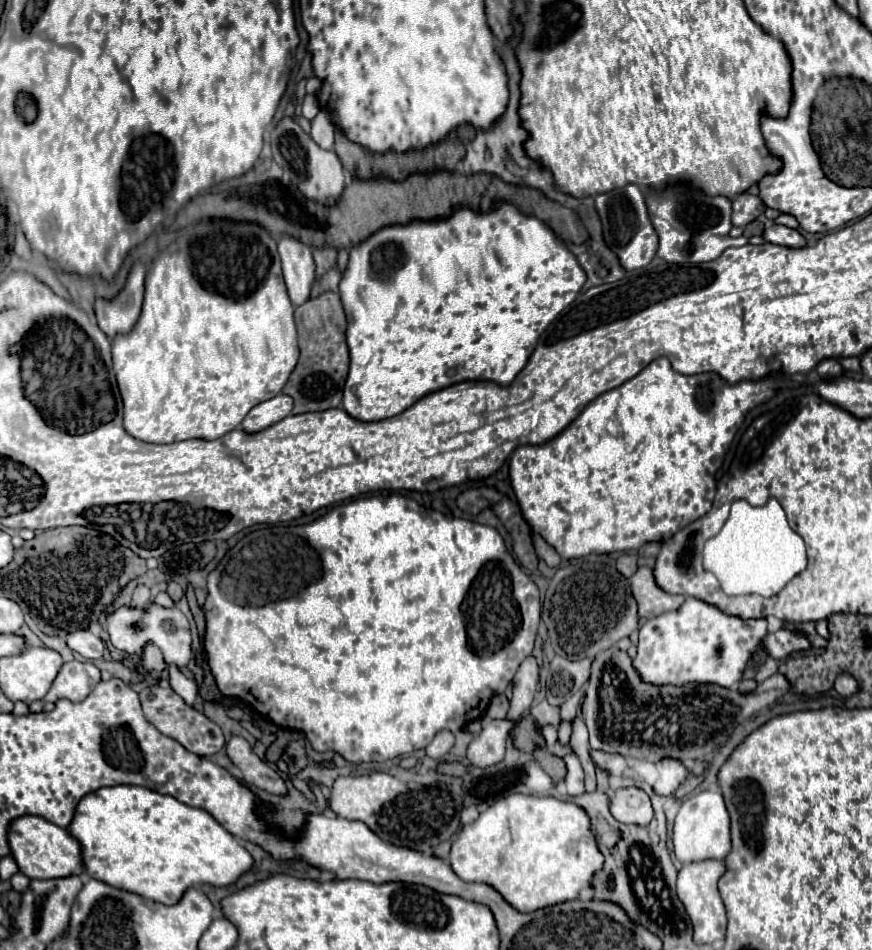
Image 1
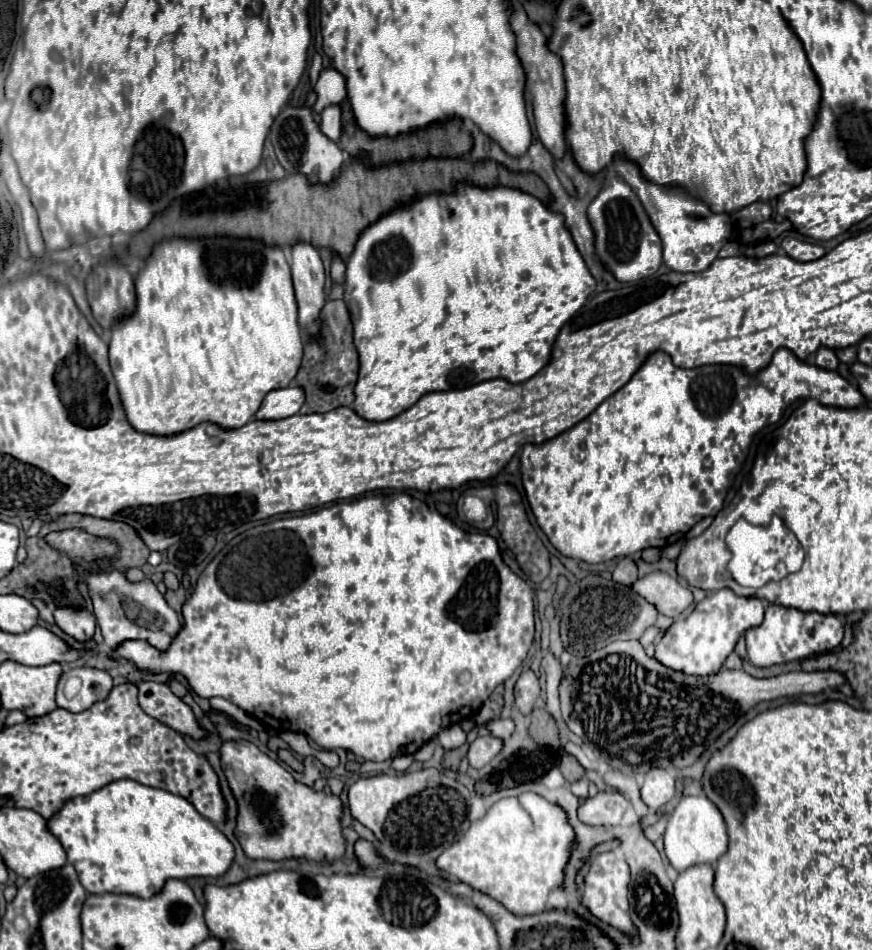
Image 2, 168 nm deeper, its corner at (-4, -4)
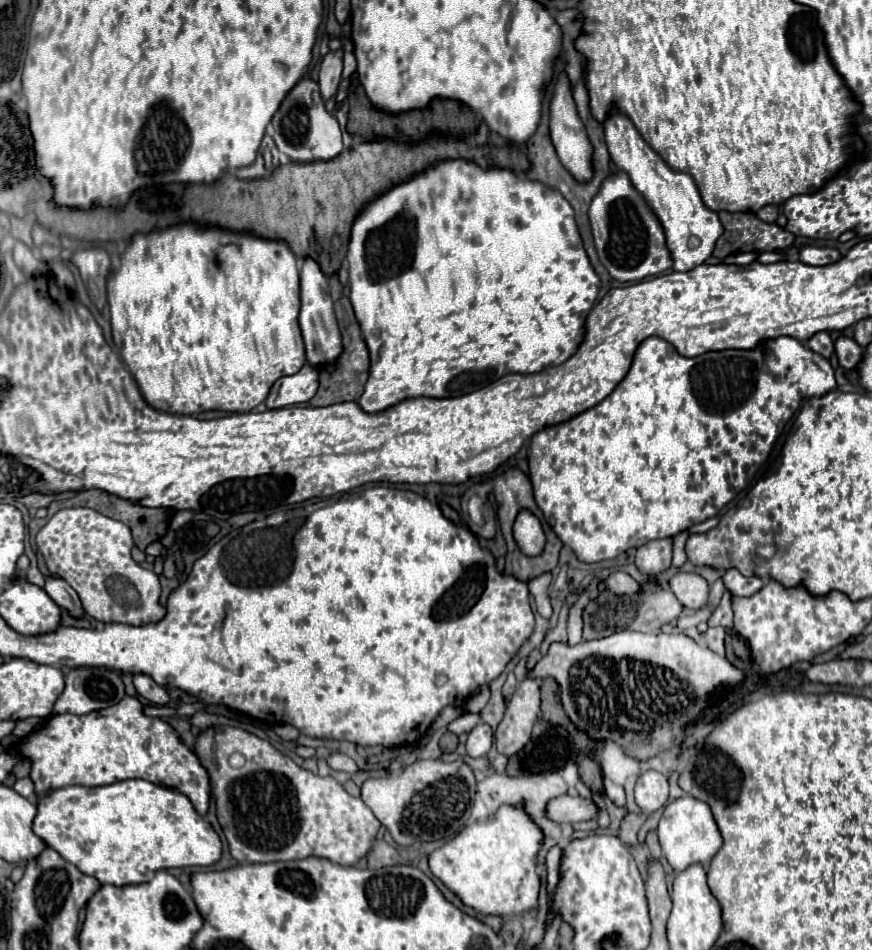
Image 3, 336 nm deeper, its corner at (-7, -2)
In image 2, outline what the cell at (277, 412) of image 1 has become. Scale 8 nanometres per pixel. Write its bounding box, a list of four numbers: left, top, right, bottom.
[255,387,305,421]

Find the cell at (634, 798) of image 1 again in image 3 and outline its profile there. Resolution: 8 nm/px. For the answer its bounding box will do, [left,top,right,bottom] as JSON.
[546,795,598,823]

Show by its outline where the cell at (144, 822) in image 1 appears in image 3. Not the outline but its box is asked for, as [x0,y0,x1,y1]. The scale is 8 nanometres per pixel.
[32,779,222,885]

